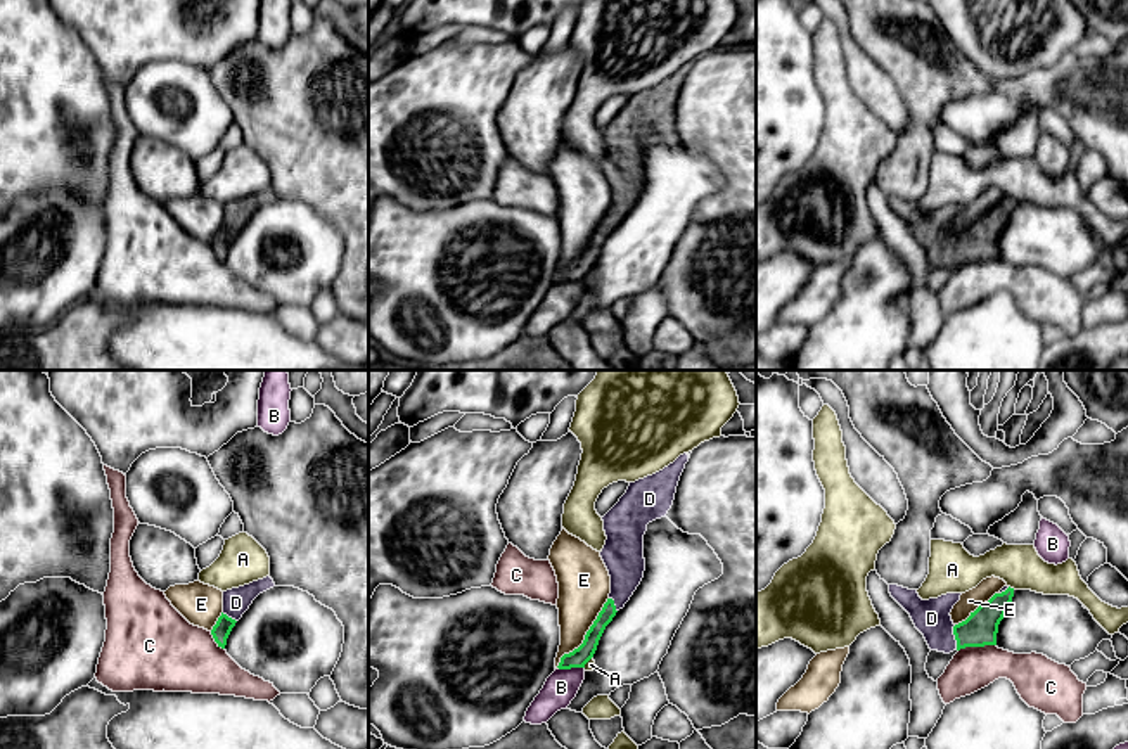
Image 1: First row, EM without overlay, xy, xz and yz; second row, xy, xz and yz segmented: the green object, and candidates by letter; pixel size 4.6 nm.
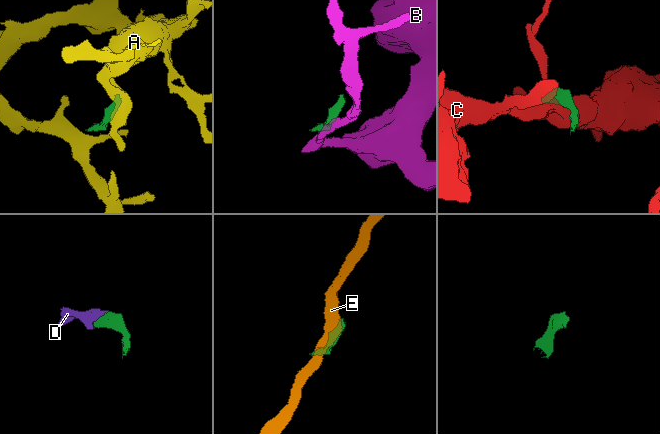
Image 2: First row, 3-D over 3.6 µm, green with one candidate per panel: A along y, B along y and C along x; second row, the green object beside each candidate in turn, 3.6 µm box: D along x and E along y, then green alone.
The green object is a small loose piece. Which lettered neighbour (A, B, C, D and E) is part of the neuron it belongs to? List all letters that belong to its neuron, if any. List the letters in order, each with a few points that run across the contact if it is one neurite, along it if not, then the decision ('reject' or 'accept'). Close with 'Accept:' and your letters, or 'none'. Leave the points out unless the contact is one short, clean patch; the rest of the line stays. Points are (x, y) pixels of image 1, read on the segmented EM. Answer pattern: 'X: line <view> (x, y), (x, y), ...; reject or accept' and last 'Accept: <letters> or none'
A: line yz (1009, 585), (1014, 588); reject
B: line xz (583, 666), (559, 670); reject
C: line yz (995, 644), (966, 646), (959, 651); reject
D: line yz (980, 628), (955, 637), (931, 618); accept
E: reject
Accept: D

